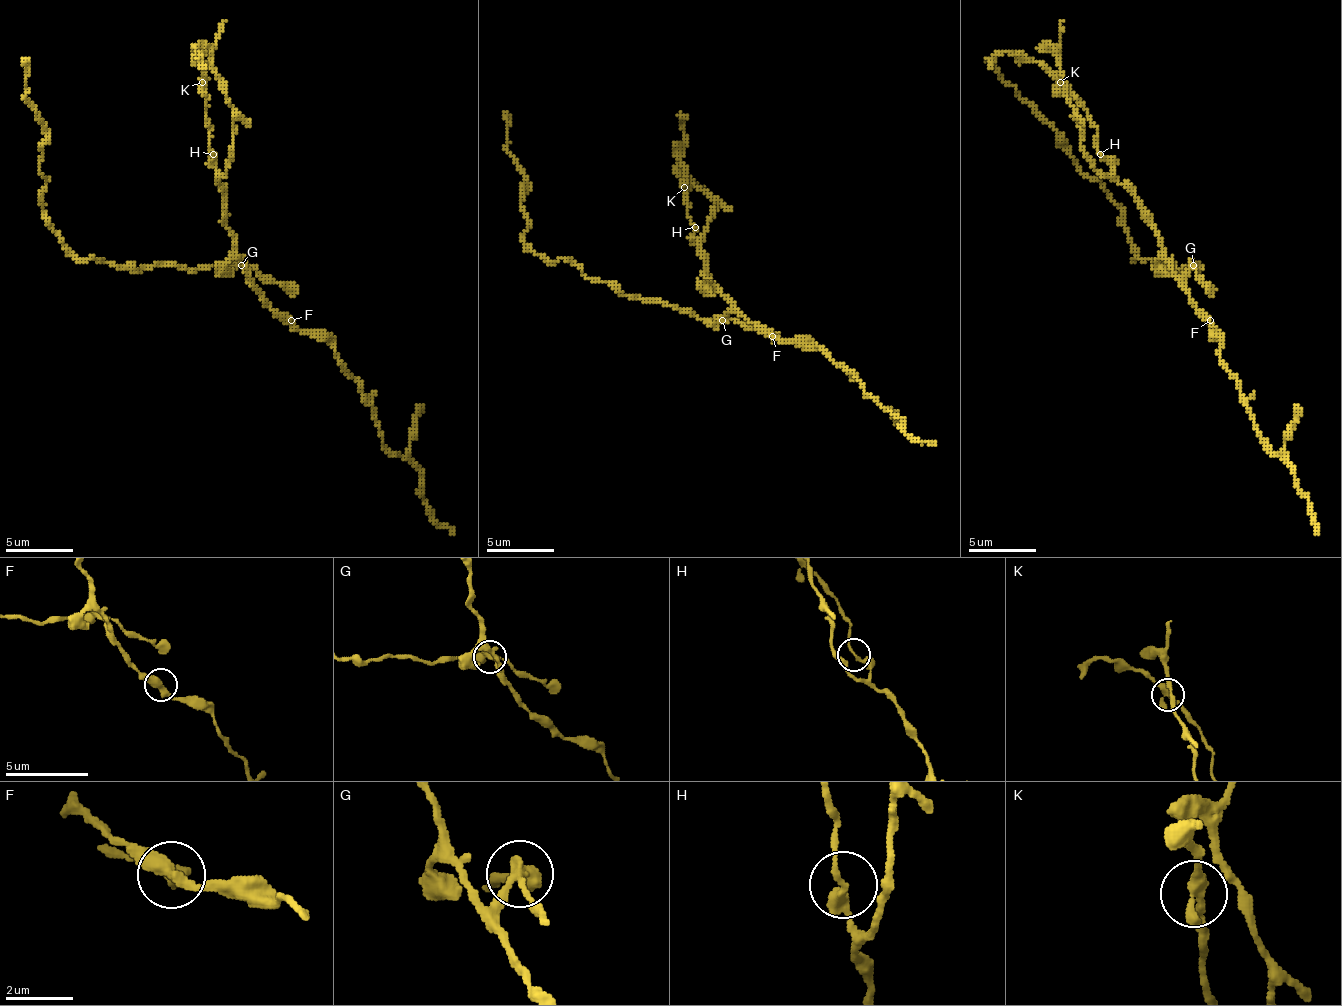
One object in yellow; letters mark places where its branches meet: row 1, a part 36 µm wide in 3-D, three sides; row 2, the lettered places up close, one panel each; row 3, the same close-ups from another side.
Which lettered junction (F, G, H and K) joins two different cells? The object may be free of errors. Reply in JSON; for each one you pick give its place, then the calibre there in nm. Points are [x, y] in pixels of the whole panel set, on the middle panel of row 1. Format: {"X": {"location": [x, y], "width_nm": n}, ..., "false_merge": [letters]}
{"G": {"location": [722, 320], "width_nm": 320}, "false_merge": ["G"]}

